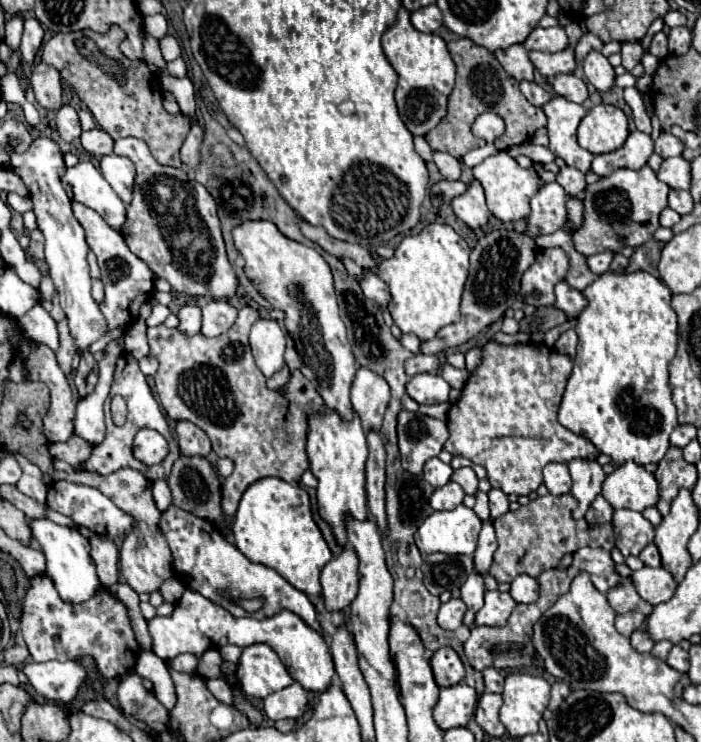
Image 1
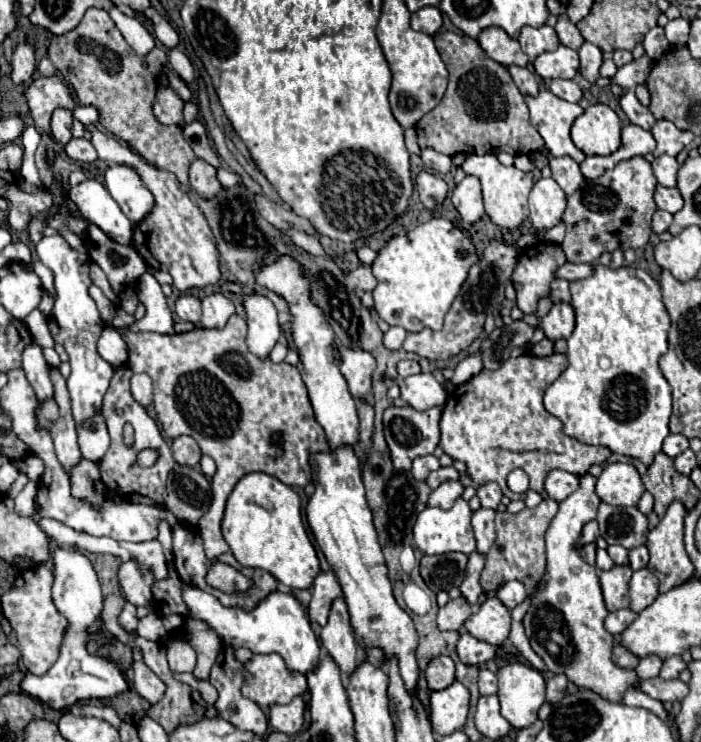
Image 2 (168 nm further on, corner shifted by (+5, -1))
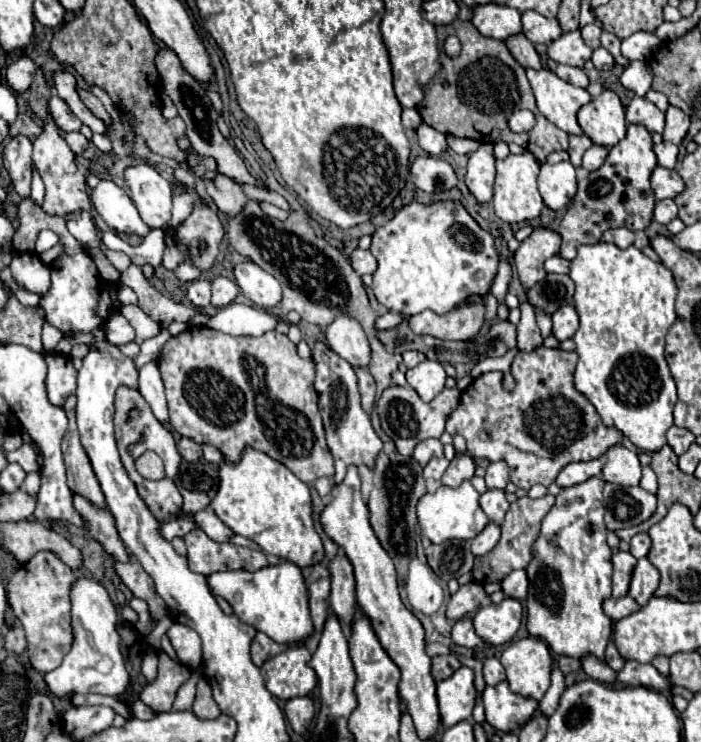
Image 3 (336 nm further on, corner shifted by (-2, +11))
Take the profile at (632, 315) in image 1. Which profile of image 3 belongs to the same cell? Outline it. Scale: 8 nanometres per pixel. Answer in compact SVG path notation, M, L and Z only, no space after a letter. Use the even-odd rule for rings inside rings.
M599 242L593 246L577 248L577 256L571 262L569 276L575 282L573 304L581 322L579 330L573 336L577 346L575 352L579 354L579 362L573 374L575 390L587 396L605 426L623 432L637 448L645 452L657 452L667 442L665 432L673 424L673 406L677 402L675 380L663 354L665 334L677 318L677 288L673 274L661 262L653 262L635 246L621 250L615 244Z

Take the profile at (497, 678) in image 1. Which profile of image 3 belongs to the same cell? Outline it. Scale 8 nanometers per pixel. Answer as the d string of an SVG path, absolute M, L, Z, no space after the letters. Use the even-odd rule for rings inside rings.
M487 658L485 666L483 666L483 674L485 674L485 682L489 686L499 684L505 680L505 668L501 666L501 662L497 658Z

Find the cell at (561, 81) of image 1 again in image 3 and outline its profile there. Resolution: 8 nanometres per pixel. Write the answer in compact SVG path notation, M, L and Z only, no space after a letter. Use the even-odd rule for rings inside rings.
M557 66L555 74L561 80L565 80L565 82L569 82L573 86L579 86L579 88L587 88L587 84L589 84L587 74L581 68L575 68L575 66Z

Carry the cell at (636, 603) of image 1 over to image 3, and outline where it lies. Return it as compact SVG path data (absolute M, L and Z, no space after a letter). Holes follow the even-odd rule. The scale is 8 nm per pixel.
M617 552L613 554L613 596L621 598L627 596L633 568L637 564L637 558L631 552Z

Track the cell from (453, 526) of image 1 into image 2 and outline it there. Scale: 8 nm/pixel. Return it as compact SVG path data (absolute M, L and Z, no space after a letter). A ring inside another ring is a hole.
M458 498L450 510L426 506L414 524L414 544L424 554L446 554L446 552L464 552L470 554L476 550L476 540L472 532L472 510L466 500Z

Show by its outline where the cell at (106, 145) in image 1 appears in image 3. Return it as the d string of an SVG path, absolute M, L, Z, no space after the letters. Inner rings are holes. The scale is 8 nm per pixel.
M67 132L67 134L65 134L65 140L67 140L69 148L71 148L75 154L85 152L85 150L89 148L89 144L91 144L81 132Z

